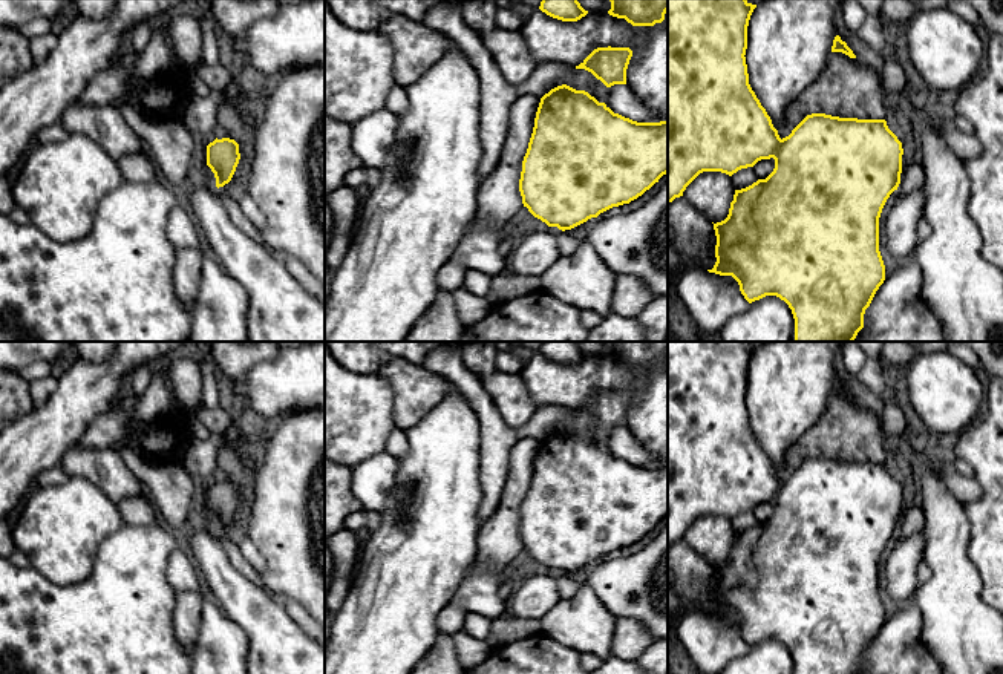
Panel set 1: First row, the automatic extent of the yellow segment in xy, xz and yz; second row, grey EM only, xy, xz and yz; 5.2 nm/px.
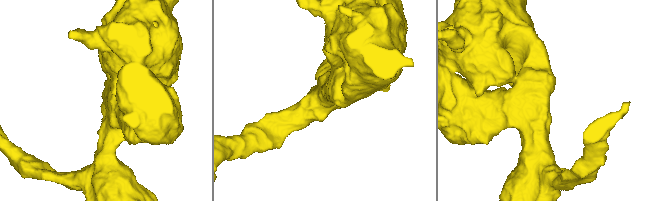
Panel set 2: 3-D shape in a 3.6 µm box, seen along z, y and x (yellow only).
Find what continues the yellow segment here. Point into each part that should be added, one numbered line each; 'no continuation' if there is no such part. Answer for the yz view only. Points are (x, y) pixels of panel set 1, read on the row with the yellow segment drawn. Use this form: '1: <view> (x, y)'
no continuation

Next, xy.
no continuation

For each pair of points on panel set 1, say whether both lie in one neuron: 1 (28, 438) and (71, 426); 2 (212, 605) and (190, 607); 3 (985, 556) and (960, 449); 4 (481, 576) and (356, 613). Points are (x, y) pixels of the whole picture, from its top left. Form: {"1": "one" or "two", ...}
{"1": "one", "2": "two", "3": "one", "4": "two"}

